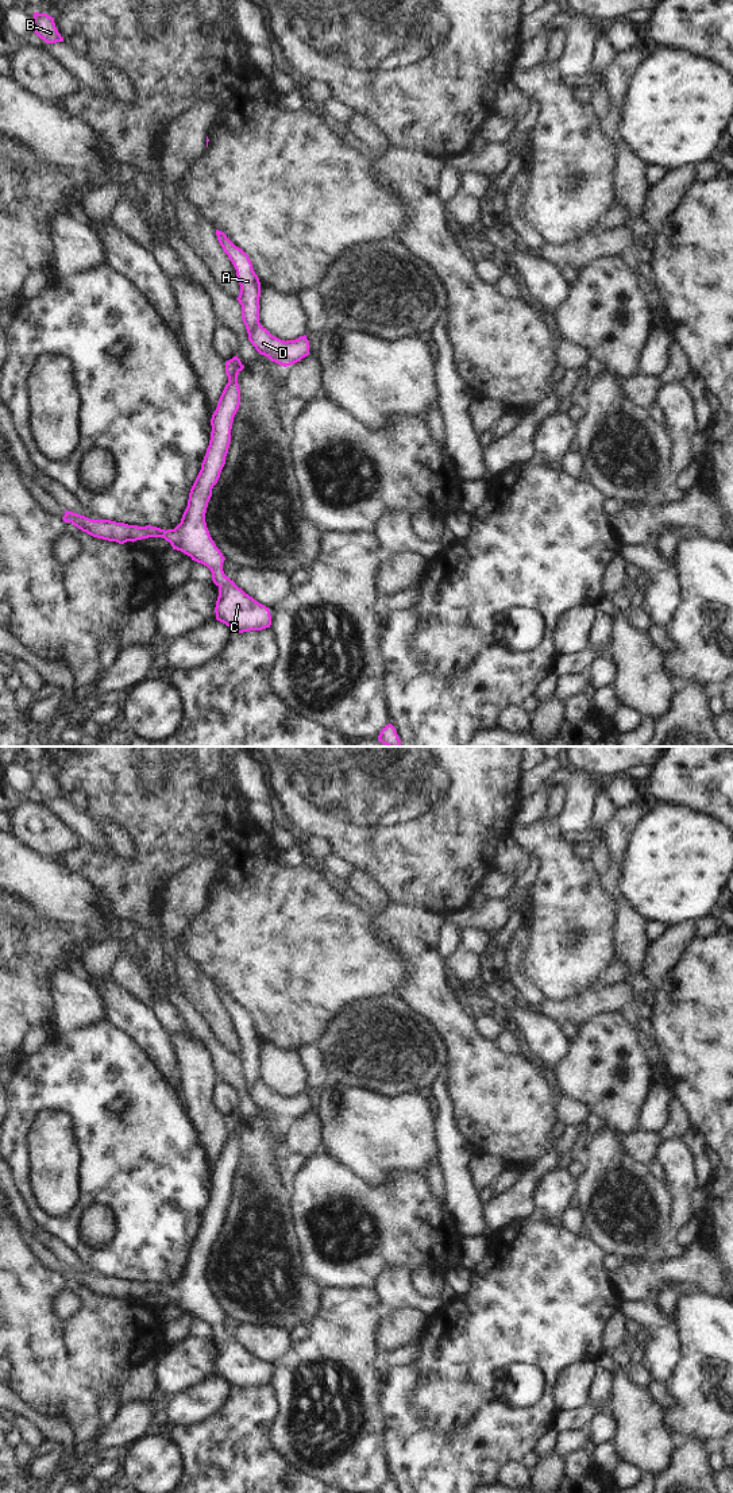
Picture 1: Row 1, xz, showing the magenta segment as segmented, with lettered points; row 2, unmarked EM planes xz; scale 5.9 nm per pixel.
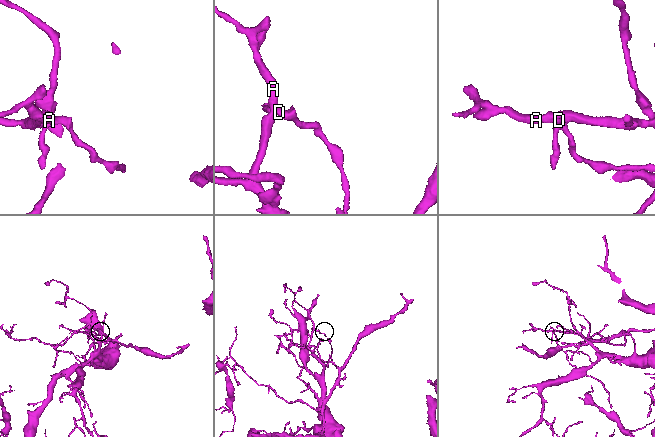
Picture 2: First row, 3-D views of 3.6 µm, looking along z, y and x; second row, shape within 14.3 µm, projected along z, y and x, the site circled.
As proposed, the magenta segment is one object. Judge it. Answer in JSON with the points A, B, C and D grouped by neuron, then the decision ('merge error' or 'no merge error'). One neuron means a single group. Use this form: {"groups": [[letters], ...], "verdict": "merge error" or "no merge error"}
{"groups": [["A", "B", "C"], ["D"]], "verdict": "merge error"}

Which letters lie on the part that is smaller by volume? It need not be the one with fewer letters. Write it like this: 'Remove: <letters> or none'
Remove: D

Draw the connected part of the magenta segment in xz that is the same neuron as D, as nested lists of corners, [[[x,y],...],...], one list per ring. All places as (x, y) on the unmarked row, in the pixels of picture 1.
[[[258,1079],[250,1088],[248,1096],[255,1106],[283,1123],[300,1118],[309,1111],[309,1096],[300,1092],[296,1096],[281,1096]]]

